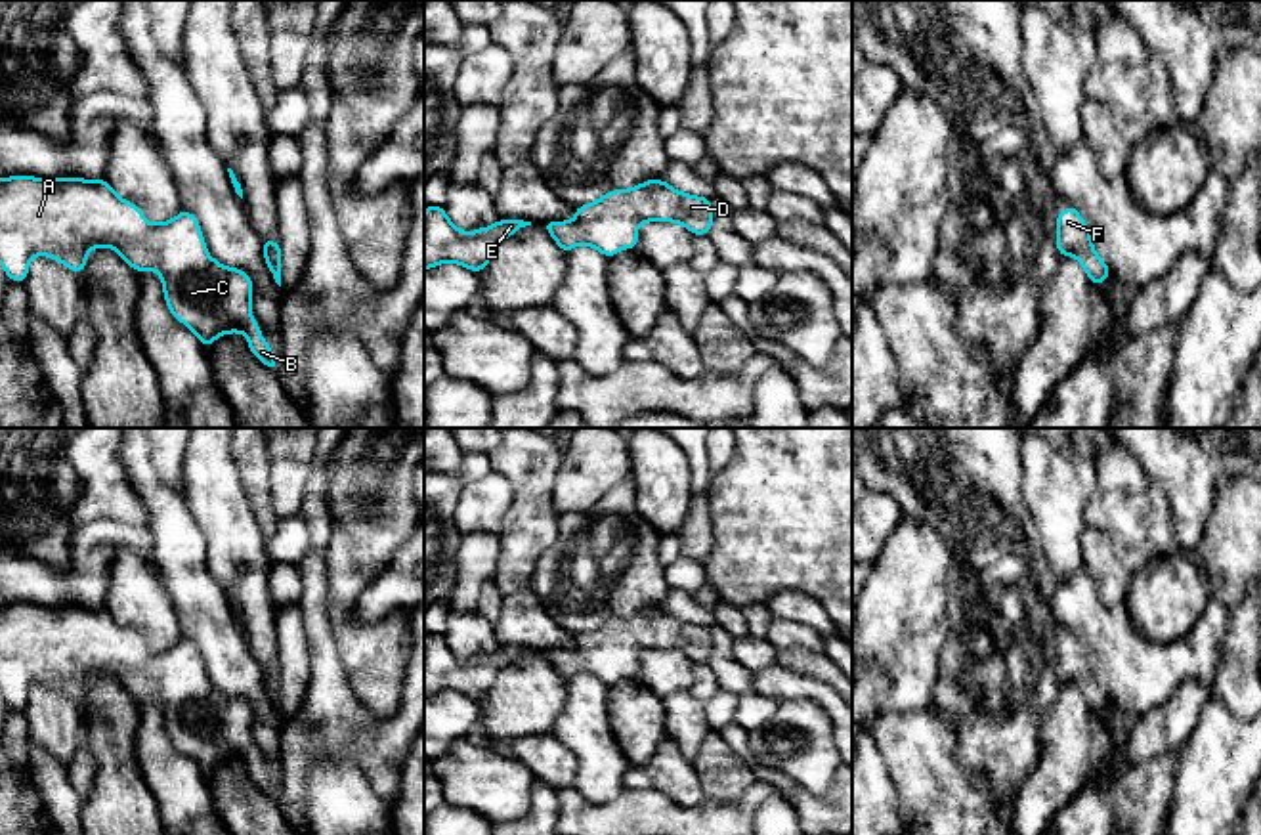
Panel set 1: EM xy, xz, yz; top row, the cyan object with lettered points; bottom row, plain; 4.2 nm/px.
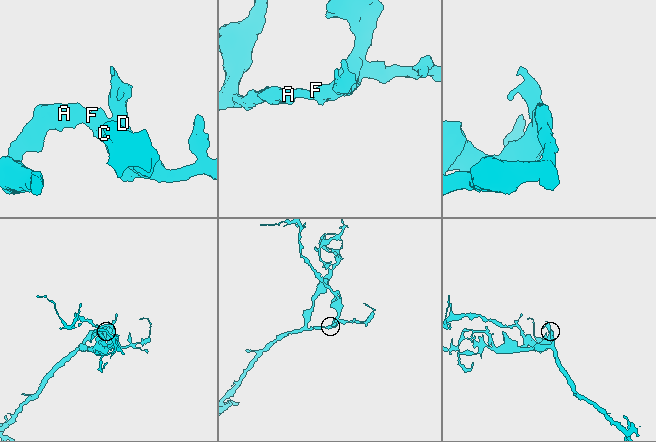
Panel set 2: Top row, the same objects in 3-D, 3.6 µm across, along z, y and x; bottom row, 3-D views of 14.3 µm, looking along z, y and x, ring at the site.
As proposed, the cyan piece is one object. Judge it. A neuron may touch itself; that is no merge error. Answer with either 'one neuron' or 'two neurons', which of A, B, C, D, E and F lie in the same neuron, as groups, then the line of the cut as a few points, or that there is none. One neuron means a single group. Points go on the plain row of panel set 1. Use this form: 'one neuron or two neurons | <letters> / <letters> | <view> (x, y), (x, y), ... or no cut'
one neuron | A B C D E F | no cut

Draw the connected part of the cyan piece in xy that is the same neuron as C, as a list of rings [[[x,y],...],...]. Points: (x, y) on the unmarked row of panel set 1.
[[[29,606],[0,608],[0,692],[17,711],[27,707],[32,684],[50,684],[73,699],[84,699],[88,680],[96,674],[115,676],[136,699],[153,697],[162,705],[170,741],[185,751],[208,776],[225,760],[245,760],[250,780],[269,797],[279,799],[269,772],[250,743],[252,707],[208,684],[197,646],[182,638],[166,652],[149,652],[143,640],[118,625],[105,608]]]

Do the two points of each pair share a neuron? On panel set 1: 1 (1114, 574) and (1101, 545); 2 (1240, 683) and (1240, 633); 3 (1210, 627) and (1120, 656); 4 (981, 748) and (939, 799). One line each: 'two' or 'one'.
1: one
2: one
3: one
4: two

